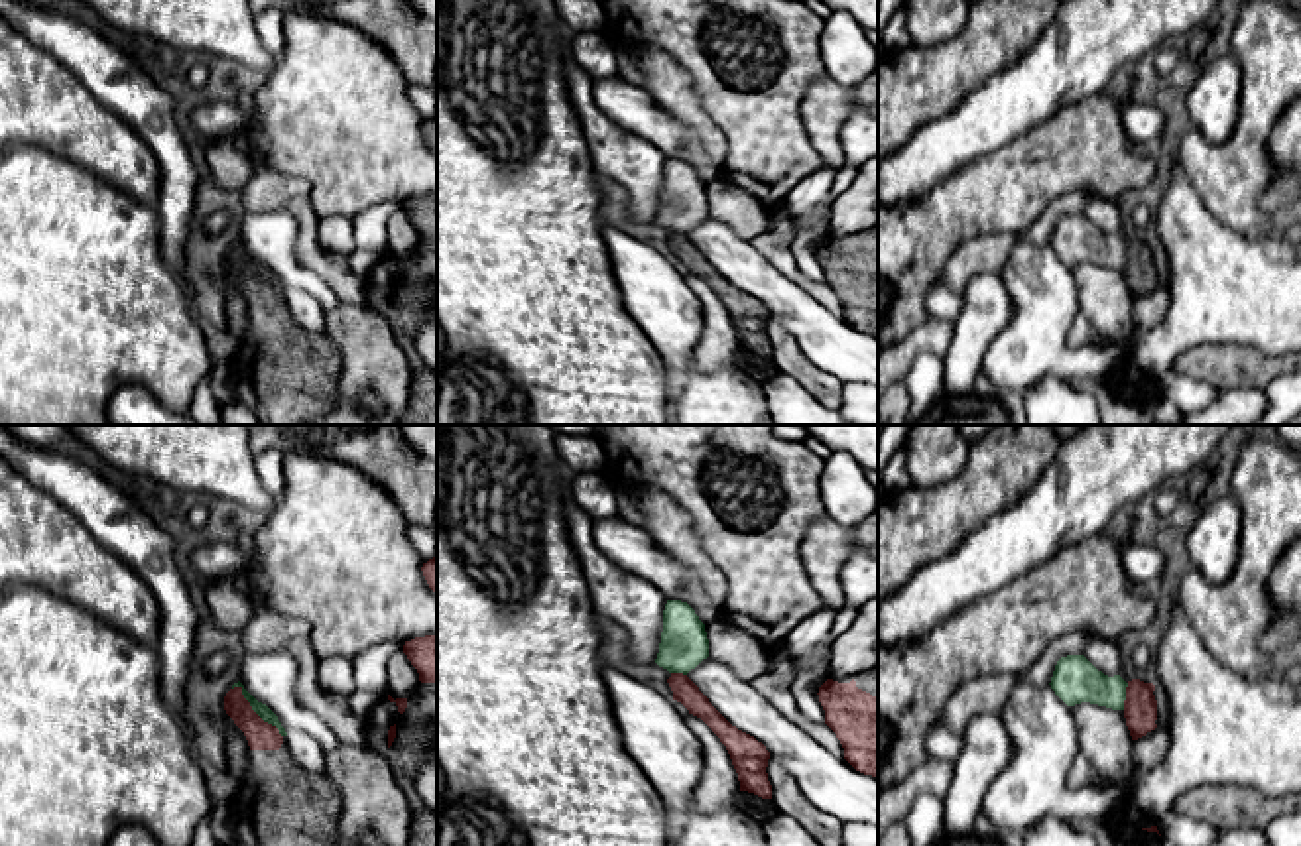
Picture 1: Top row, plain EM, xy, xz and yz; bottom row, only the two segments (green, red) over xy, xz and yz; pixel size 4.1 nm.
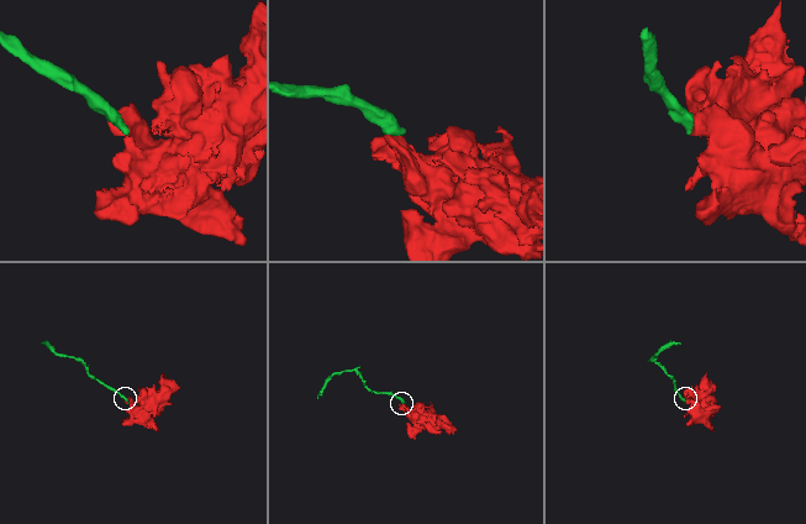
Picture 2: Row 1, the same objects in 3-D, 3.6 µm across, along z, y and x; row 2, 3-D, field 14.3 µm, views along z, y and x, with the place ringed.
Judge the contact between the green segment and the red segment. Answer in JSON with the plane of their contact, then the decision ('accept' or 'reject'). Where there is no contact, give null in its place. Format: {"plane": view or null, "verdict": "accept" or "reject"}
{"plane": "xy", "verdict": "reject"}

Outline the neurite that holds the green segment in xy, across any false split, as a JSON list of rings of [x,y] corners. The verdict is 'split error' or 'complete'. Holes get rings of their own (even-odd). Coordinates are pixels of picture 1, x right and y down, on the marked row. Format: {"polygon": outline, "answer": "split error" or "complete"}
{"polygon": [[[238,681],[232,685],[242,689],[244,698],[250,702],[252,710],[268,724],[276,726],[279,730],[281,736],[287,736],[285,728],[281,726],[281,722],[278,720],[278,716],[262,702],[258,702],[246,689],[244,685]]], "answer": "complete"}

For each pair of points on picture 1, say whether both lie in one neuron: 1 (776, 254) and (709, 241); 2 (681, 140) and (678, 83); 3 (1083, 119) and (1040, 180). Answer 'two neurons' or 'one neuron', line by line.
1: two neurons
2: two neurons
3: one neuron

